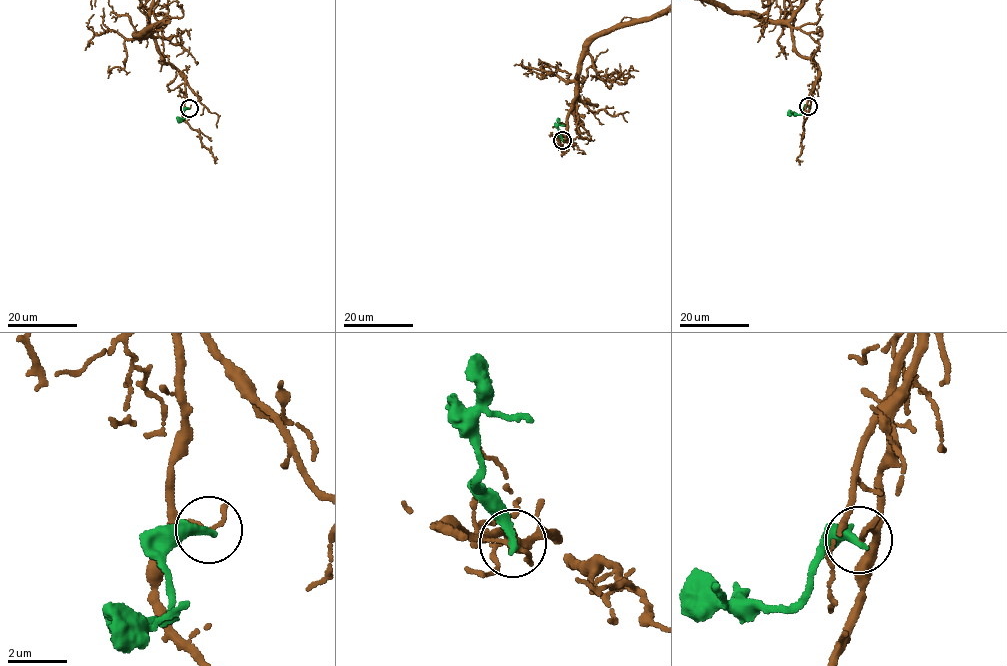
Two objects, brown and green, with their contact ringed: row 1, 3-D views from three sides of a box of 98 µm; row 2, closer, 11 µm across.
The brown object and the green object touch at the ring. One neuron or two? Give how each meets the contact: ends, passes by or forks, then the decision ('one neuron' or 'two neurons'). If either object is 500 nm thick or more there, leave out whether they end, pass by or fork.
brown ends | green ends | two neurons

